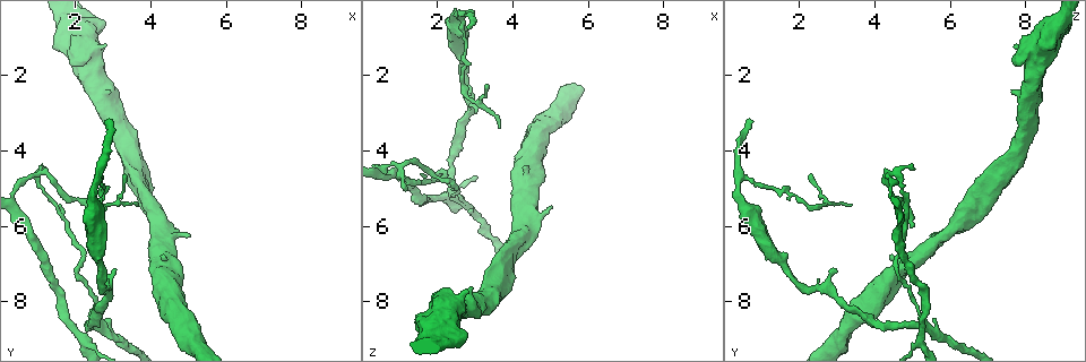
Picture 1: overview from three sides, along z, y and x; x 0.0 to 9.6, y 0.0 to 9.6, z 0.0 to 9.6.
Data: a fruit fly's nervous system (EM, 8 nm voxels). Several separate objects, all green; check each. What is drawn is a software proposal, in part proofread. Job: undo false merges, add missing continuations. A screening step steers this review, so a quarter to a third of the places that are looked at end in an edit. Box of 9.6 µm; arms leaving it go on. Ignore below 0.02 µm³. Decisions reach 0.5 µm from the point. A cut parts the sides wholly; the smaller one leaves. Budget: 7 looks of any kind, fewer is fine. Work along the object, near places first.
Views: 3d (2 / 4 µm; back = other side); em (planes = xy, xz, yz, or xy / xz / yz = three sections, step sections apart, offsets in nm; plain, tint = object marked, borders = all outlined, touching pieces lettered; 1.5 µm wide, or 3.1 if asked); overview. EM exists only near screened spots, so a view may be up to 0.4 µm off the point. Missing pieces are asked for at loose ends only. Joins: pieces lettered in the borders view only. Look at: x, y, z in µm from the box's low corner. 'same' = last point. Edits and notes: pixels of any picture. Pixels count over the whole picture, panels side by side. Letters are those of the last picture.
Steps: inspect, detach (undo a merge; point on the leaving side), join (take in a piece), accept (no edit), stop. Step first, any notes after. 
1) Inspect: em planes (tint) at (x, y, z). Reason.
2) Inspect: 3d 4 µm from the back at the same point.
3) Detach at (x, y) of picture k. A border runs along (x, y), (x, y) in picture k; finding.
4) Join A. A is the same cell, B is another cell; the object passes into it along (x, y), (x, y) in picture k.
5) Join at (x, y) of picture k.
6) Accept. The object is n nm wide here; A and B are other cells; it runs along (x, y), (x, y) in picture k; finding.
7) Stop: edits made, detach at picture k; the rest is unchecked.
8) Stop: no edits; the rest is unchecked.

Inspect: em planes (borders) at (0.95, 4.65, 4.45). A fork.

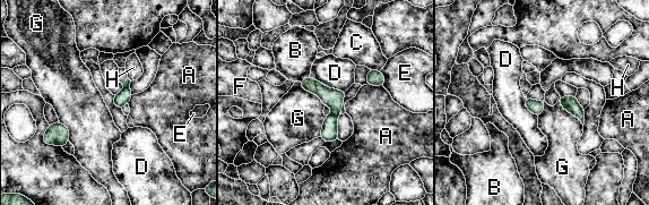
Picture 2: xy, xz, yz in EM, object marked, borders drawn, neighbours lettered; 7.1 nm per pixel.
Detach at (331, 97) of picture 2. A, B, C, D, E, F, G and H are other cells; a border runs along (331, 113), (336, 118) in picture 2; two neurons meet here.

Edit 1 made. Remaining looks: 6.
Inspect: overview.

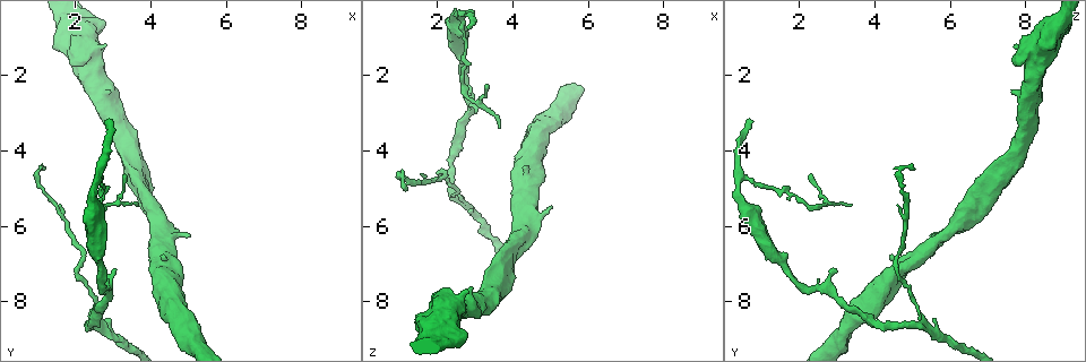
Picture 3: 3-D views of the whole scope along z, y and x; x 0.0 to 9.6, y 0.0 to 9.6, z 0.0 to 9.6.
Inspect: 3d 4 µm at (2.80, 3.25, 0.80).

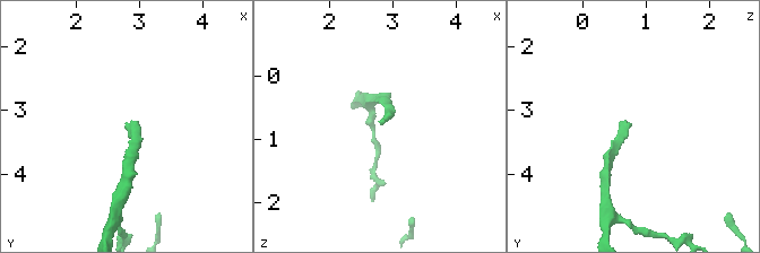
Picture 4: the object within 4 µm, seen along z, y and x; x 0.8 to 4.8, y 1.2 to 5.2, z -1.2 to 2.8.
Inspect: em planes (borders) at (2.75, 3.20, 0.80). Now the EM.

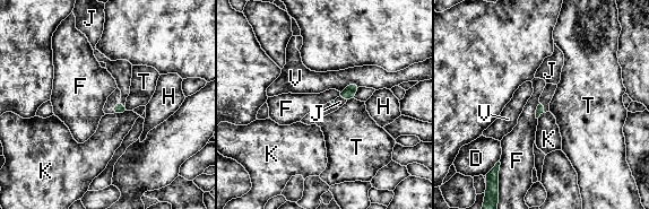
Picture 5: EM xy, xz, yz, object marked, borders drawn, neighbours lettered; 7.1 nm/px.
Join J. J is the same cell, D, F, H, K, T and V are other cells; the object passes into it along (348, 93), (343, 97), (339, 102) in picture 5; the neuron continues.

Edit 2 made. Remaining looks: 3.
Stop: edits made, detach at picture 2, join at picture 5; the rest is unchecked.

